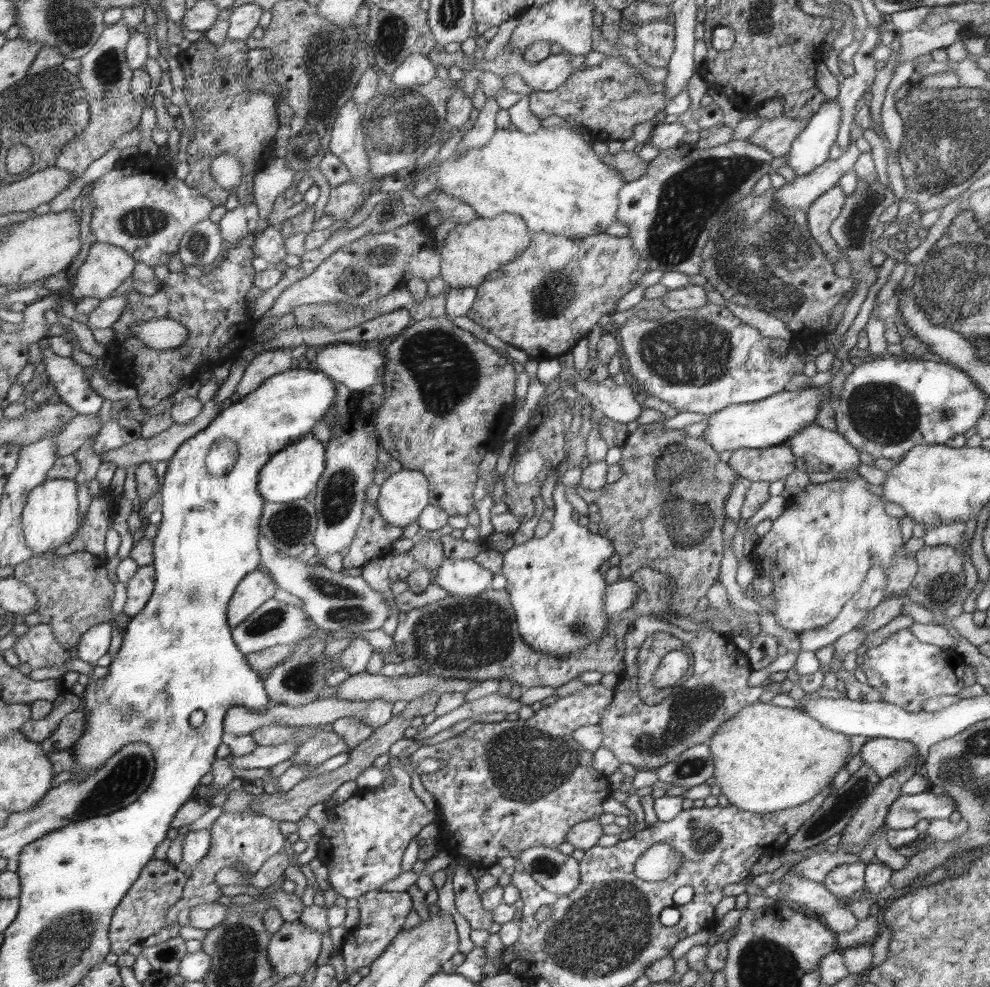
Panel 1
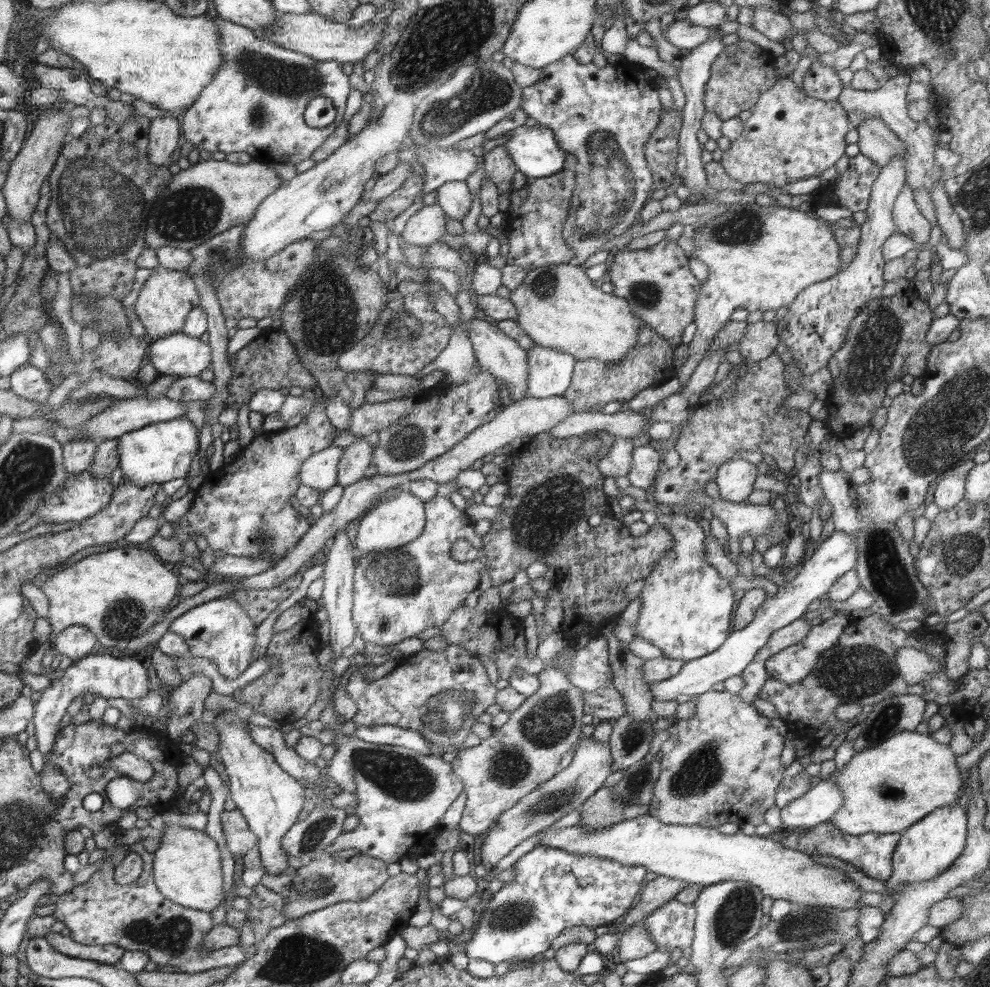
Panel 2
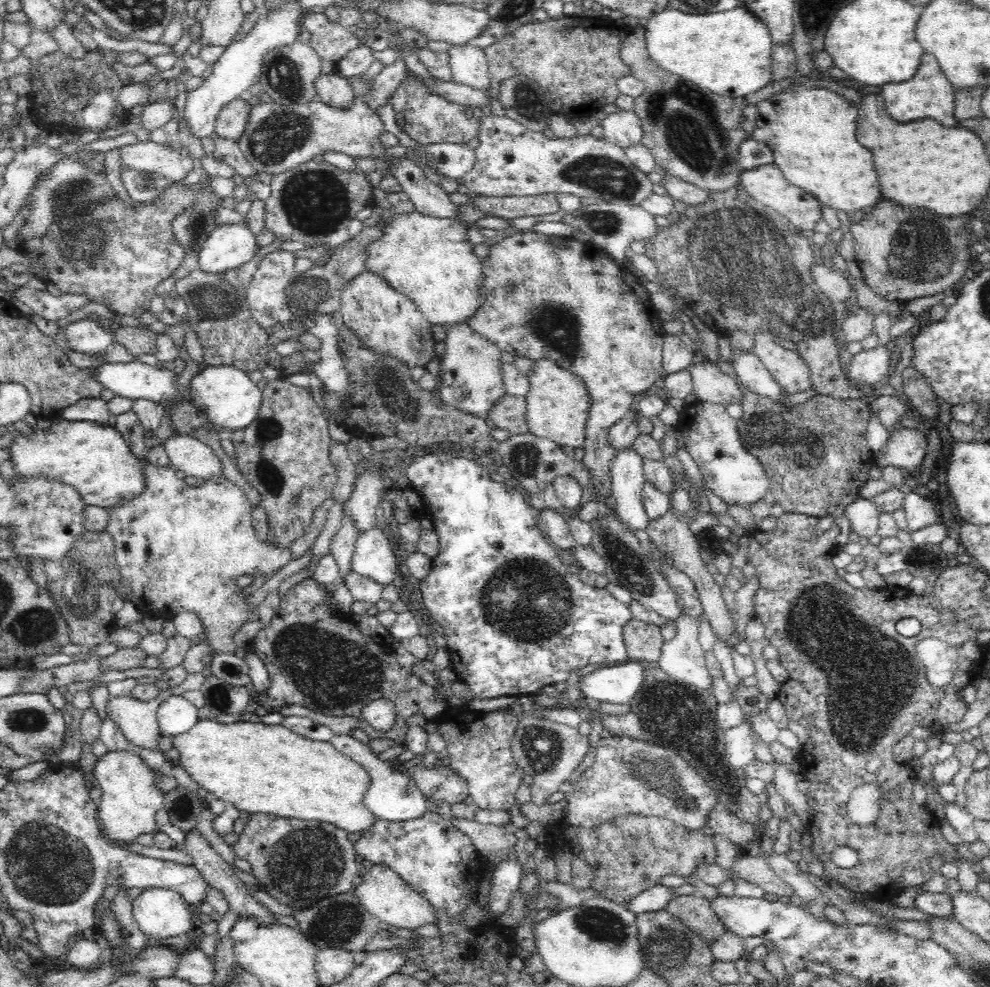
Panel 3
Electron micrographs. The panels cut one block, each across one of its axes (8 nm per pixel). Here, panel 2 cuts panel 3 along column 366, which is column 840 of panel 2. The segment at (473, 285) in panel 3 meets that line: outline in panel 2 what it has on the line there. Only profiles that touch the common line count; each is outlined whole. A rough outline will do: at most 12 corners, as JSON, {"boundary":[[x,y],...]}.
{"boundary":[[751,200],[694,231],[683,392],[736,308],[790,307],[845,265],[822,220]]}

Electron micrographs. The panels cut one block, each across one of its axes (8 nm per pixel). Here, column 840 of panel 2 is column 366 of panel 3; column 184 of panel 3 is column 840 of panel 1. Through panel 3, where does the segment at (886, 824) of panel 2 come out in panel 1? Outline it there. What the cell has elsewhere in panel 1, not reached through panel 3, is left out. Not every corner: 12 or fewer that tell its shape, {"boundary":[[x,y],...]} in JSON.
{"boundary":[[740,709],[707,742],[729,802],[818,797],[850,740],[801,710]]}

